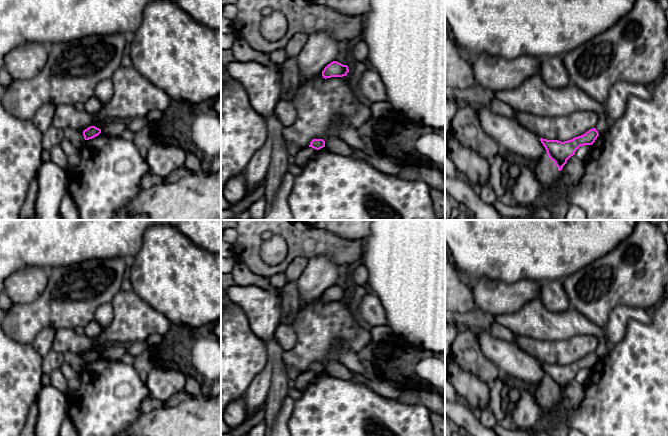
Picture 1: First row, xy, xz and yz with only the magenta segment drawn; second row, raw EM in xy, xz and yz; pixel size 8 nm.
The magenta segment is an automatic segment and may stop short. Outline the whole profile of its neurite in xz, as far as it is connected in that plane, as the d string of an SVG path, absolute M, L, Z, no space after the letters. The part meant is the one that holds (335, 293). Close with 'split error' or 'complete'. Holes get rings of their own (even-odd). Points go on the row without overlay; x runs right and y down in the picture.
M337 285L328 288L322 295L323 302L343 301L349 296L348 290L343 289Z; complete

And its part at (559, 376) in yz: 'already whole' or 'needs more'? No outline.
already whole

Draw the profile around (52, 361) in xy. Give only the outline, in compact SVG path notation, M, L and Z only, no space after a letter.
M51 349L43 357L43 361L42 361L43 373L50 375L53 371L60 369L64 362L65 360L63 354Z

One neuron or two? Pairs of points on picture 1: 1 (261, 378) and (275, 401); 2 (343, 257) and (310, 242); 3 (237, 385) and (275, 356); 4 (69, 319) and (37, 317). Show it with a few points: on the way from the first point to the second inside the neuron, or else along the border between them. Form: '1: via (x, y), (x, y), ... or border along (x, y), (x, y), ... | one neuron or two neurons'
1: border along (272, 367), (271, 384), (267, 399), (264, 402) | two neurons
2: via (335, 249), (328, 243), (318, 242) | one neuron
3: border along (264, 343), (268, 360) | two neurons
4: via (61, 317), (45, 317) | one neuron

